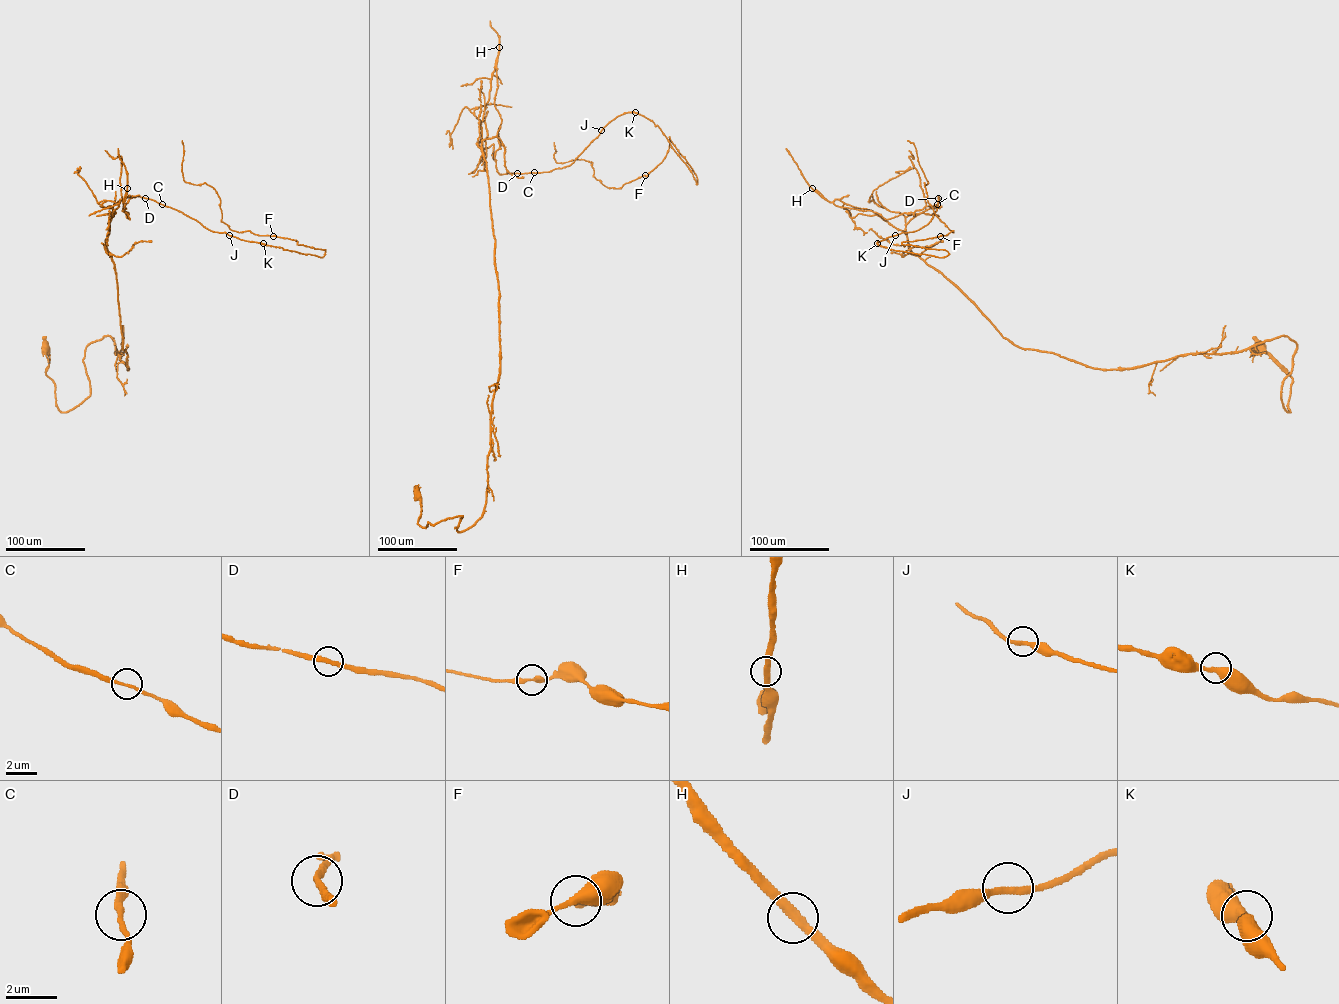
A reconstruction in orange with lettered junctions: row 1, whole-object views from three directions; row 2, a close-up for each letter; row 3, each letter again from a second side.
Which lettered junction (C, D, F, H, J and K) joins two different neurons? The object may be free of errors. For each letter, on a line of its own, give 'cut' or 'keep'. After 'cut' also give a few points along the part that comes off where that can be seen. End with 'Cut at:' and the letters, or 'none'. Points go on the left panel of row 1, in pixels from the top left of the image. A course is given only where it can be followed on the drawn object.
C: keep
D: keep
F: keep
H: keep
J: keep
K: keep
Cut at: none

